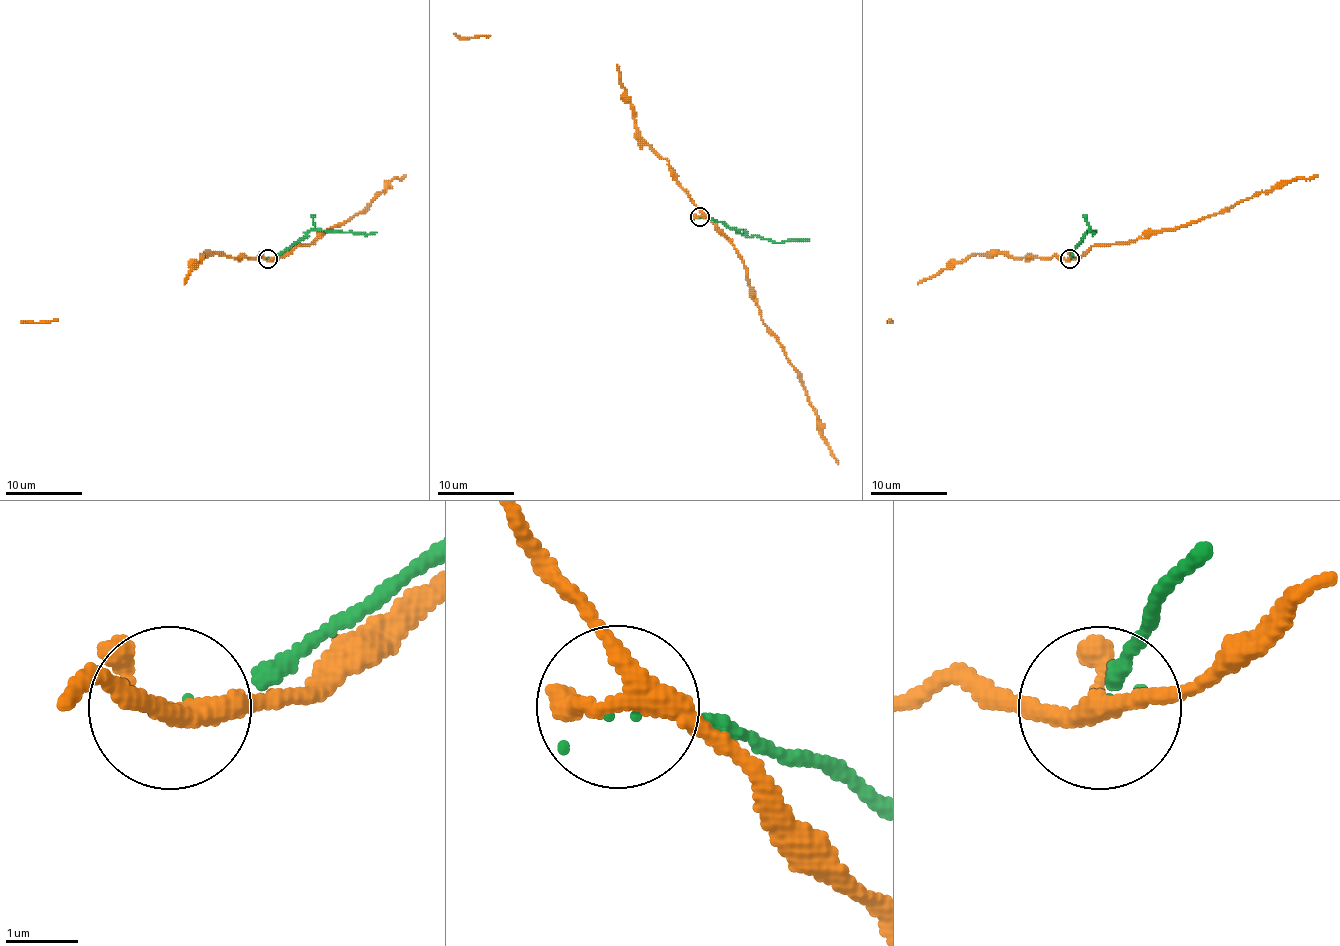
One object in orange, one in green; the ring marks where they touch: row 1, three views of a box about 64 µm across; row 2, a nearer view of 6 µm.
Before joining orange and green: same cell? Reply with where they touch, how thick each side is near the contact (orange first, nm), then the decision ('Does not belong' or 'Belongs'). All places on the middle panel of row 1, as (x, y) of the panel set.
Place: (700, 216). Thickness 240 nm (orange) against 40 nm. Does not belong

